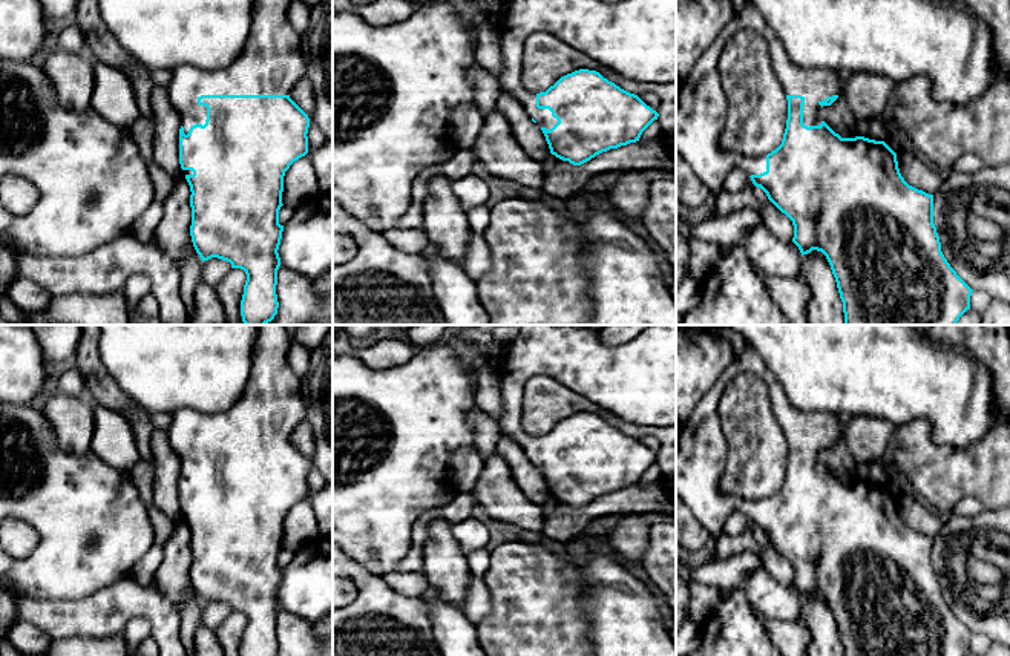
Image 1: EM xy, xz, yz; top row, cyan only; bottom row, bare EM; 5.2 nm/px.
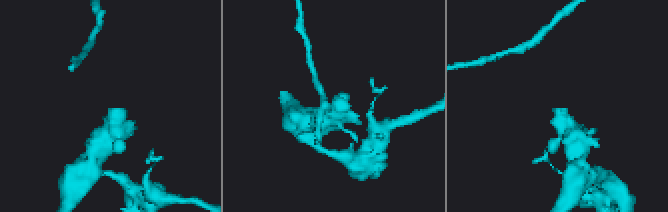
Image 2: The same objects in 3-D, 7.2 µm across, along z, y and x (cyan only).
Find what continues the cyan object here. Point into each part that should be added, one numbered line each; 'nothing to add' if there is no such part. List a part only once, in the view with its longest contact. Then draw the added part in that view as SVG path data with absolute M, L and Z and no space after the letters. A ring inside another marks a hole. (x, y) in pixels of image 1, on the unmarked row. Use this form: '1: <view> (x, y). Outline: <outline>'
1: xy (272, 405). Outline: M257 325L250 379L234 405L227 411L213 414L190 408L173 412L173 423L167 429L167 435L173 451L181 458L185 478L192 469L205 467L207 451L198 448L201 438L288 438L305 418L302 379L290 368L287 360L291 342L290 325Z

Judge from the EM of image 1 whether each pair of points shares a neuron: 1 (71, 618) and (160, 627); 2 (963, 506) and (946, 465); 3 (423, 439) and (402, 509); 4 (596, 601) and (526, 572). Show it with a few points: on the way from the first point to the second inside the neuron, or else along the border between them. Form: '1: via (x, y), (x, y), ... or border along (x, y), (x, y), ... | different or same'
1: via (94, 618), (109, 618), (118, 612), (138, 612) | same
2: border along (984, 506), (973, 497), (964, 497), (952, 512) | different
3: via (406, 455), (402, 460), (402, 492) | same
4: border along (578, 567), (583, 586), (581, 610), (587, 630) | different

